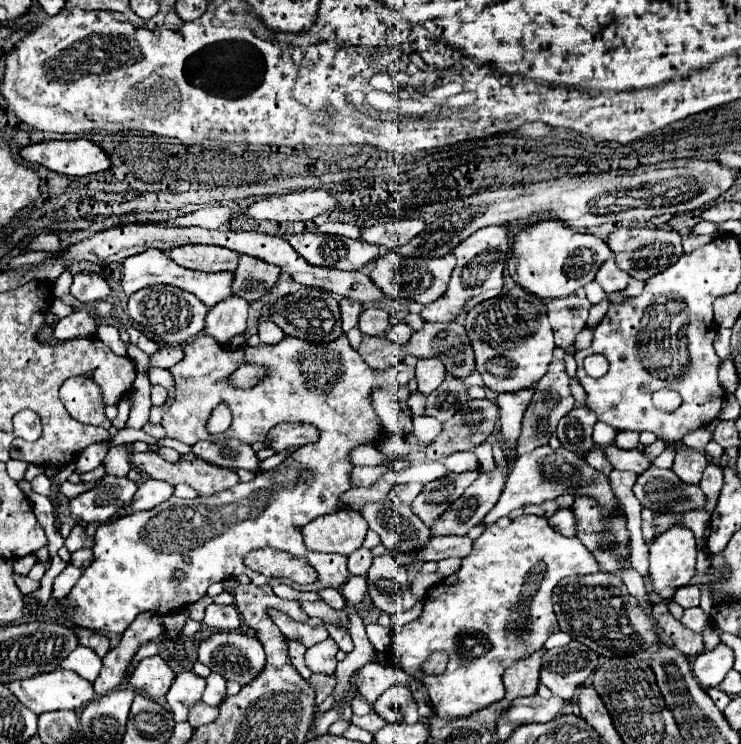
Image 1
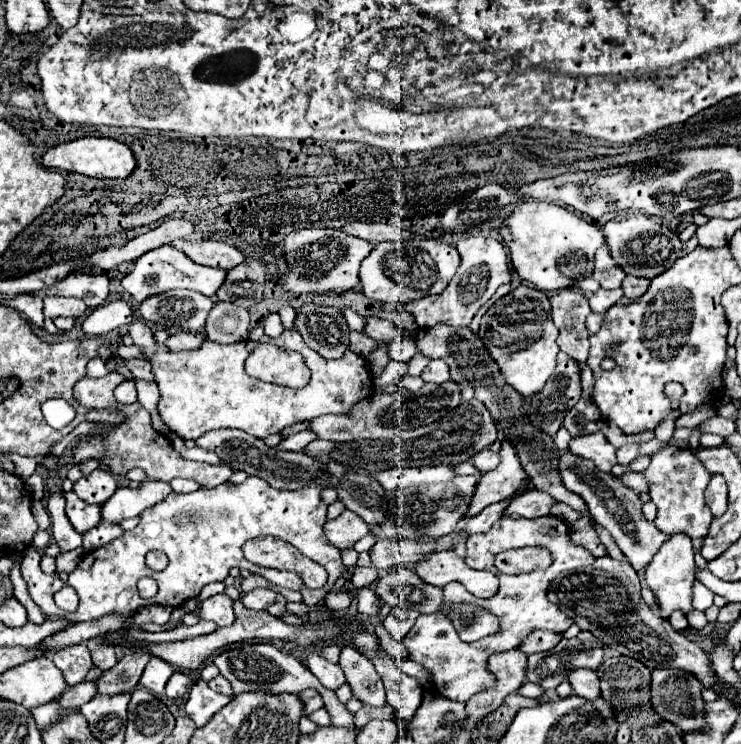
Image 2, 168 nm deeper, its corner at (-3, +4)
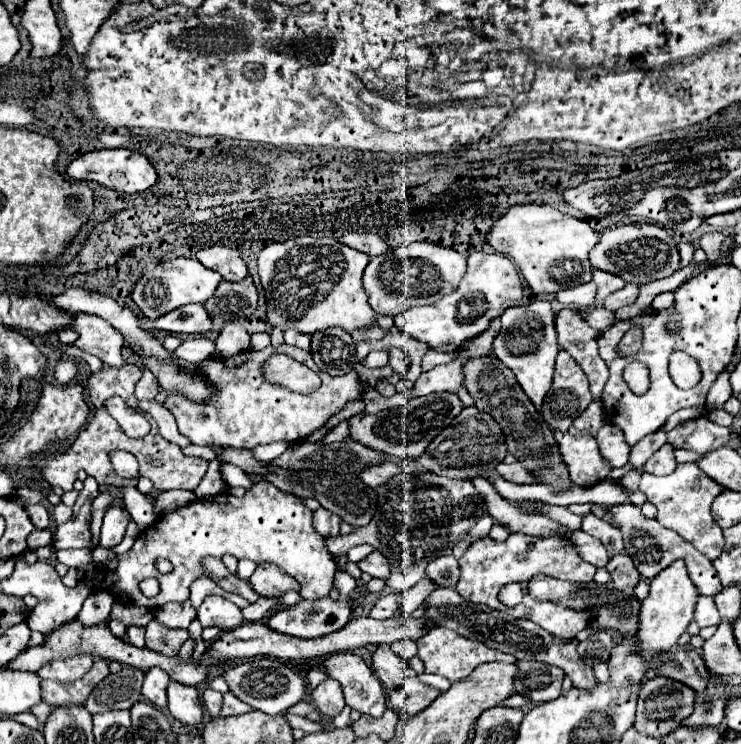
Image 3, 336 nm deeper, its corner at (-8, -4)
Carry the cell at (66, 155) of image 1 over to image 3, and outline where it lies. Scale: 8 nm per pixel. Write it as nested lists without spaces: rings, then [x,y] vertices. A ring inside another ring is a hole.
[[[94,150],[94,152],[88,152],[68,166],[68,174],[70,174],[70,178],[92,180],[92,182],[98,182],[106,188],[126,192],[126,194],[148,190],[158,180],[158,172],[152,166],[152,162],[144,154],[132,152],[132,150]]]

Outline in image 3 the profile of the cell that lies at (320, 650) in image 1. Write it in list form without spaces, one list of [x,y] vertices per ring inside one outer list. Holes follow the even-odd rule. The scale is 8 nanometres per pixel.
[[[324,680],[318,688],[314,688],[312,692],[312,702],[316,704],[318,712],[324,716],[338,716],[344,708],[344,700],[342,700],[342,688],[338,688],[336,680]]]

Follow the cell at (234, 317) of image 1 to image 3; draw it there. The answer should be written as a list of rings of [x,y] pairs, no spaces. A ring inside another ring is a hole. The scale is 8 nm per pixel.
[[[230,322],[222,328],[216,340],[216,356],[218,358],[232,358],[240,352],[250,348],[250,334],[244,330],[240,322]]]

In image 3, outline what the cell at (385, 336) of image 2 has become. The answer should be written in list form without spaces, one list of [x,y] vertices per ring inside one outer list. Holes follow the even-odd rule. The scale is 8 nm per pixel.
[[[392,348],[390,350],[390,366],[400,376],[406,376],[408,370],[410,370],[410,358],[408,358],[408,354],[402,352],[402,350],[398,350],[398,348]]]

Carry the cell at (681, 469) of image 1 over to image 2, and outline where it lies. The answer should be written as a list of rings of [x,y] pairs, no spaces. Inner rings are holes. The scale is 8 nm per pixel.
[[[669,446],[651,458],[651,464],[645,470],[645,476],[651,482],[649,494],[653,504],[657,506],[655,526],[667,534],[685,532],[687,536],[691,536],[695,550],[699,550],[701,548],[699,540],[707,534],[709,524],[713,520],[713,514],[703,500],[703,492],[711,480],[711,474],[705,470],[705,466],[701,466],[701,460],[695,456],[691,448]]]

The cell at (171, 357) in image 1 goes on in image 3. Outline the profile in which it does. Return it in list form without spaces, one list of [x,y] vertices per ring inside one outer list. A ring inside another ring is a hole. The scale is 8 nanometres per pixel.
[[[188,338],[176,348],[176,356],[188,362],[206,362],[212,360],[214,354],[214,342],[208,338]]]

